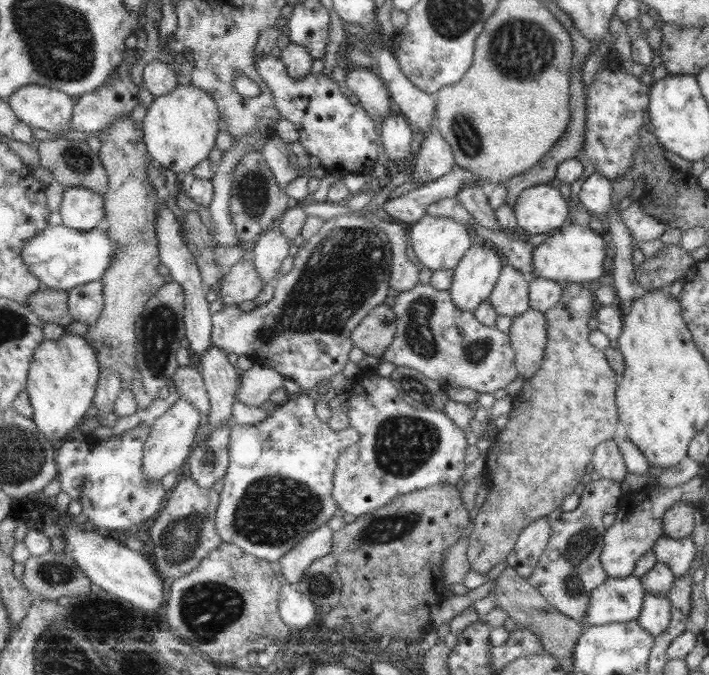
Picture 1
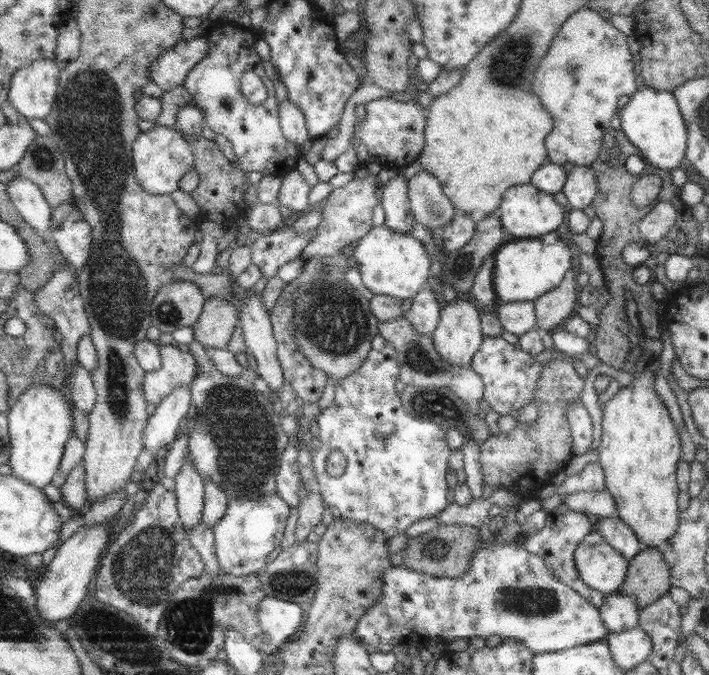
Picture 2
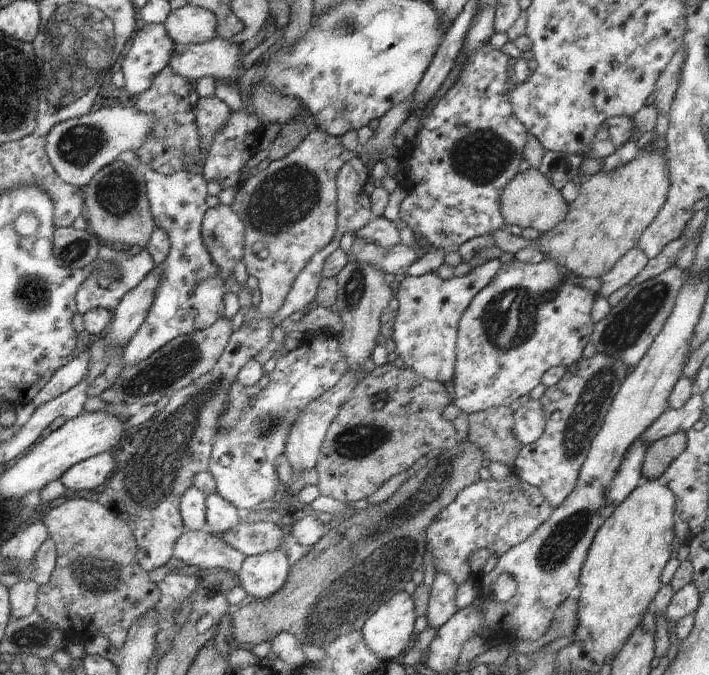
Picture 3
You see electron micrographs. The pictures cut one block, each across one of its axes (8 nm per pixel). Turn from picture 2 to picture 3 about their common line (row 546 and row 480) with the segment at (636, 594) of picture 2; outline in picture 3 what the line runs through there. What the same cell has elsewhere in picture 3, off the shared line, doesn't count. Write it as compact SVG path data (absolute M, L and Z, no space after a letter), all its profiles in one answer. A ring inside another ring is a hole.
M677 432L648 446L641 468L643 479L659 480L670 464L686 450L686 445L685 432Z

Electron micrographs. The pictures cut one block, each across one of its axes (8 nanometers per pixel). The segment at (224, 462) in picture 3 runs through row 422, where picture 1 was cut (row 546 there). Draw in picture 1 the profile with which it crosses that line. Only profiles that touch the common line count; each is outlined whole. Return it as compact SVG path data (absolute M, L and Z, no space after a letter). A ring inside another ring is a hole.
M301 392L294 395L289 394L289 399L284 404L272 407L271 410L268 410L267 417L258 424L245 424L244 426L241 424L234 424L230 429L228 443L229 465L226 474L222 478L223 489L219 493L219 505L218 508L216 508L217 515L215 520L216 532L223 543L235 544L244 552L273 563L279 561L286 552L304 539L309 532L312 532L315 528L328 524L329 519L334 512L338 510L339 506L332 496L333 478L335 468L337 467L336 460L338 460L339 455L345 448L358 442L359 432L352 427L334 431L327 422L320 421L314 411L315 399L316 397L310 393L304 394Z

